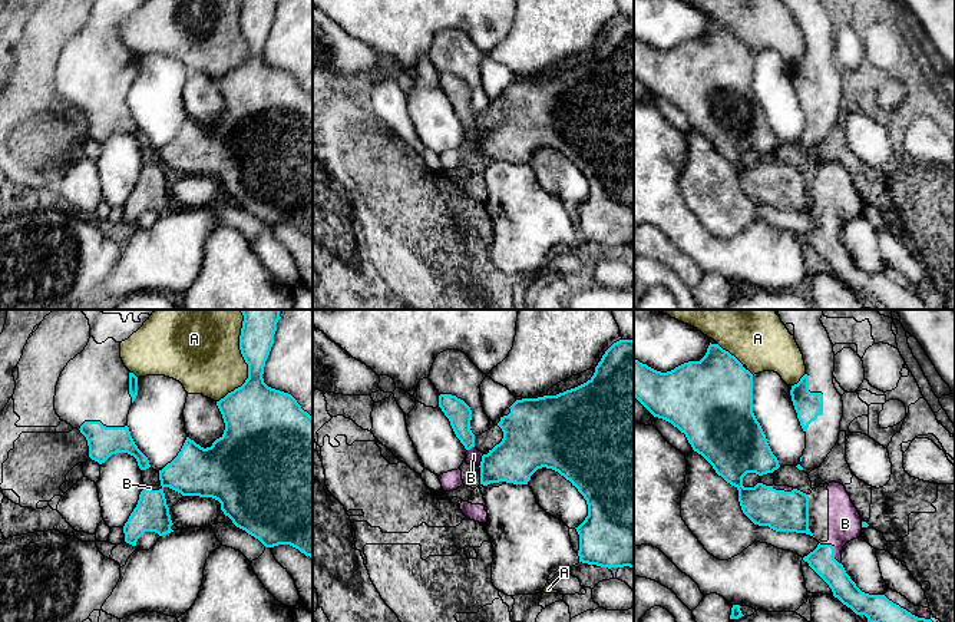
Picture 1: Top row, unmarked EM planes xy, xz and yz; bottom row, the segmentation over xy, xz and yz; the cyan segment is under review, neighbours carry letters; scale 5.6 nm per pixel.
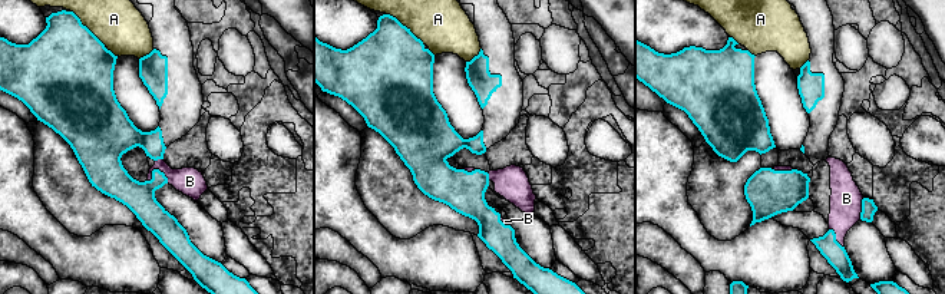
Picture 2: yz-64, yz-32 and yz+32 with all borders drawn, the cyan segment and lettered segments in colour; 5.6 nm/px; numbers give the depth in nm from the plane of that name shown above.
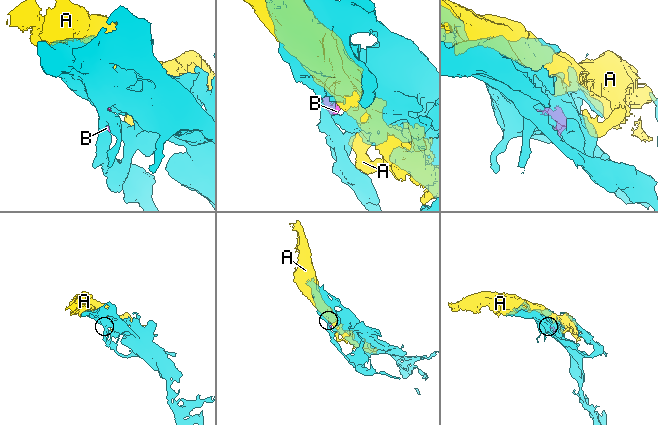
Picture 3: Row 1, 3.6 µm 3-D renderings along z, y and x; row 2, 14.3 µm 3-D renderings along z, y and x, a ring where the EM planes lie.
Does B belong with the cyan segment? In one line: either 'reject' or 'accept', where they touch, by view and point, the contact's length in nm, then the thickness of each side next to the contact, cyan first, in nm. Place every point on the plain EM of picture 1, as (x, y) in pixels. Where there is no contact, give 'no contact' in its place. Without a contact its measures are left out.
accept; contact yz (833, 228); length 170 nm; calibres 150 and 190 nm

